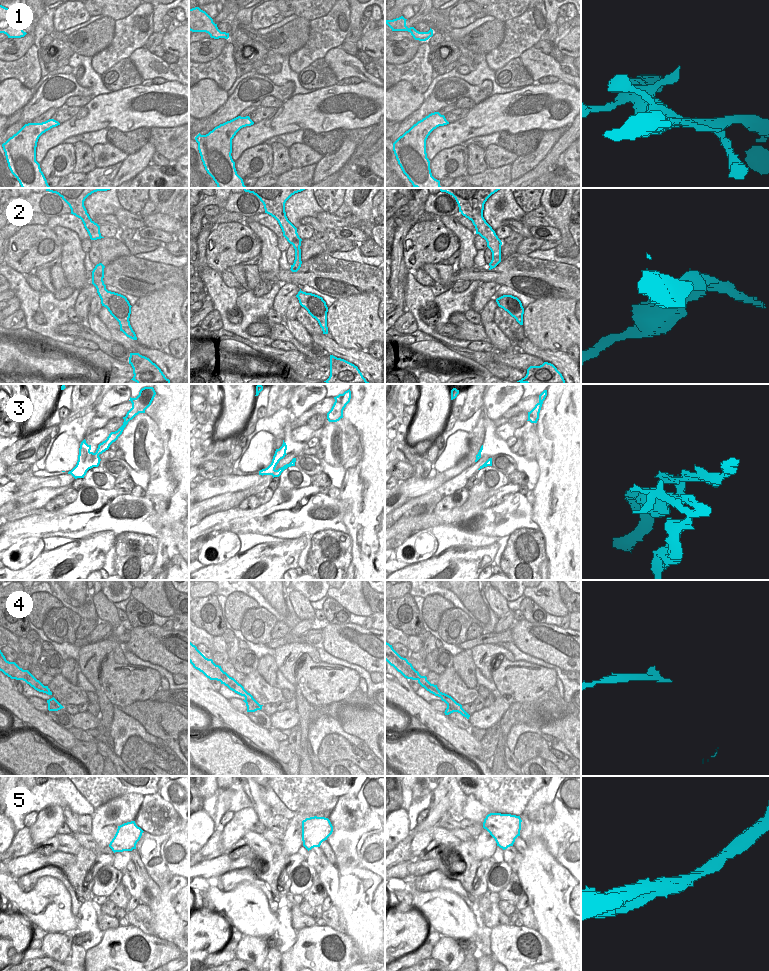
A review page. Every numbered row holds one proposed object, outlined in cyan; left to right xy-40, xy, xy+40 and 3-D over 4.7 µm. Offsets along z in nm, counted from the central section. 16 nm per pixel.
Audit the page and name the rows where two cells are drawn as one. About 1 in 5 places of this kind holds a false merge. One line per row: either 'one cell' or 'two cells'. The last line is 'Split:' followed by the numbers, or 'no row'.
1: one cell
2: one cell
3: two cells
4: one cell
5: one cell
Split: 3

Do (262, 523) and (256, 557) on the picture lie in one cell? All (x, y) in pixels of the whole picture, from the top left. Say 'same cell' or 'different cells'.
different cells

